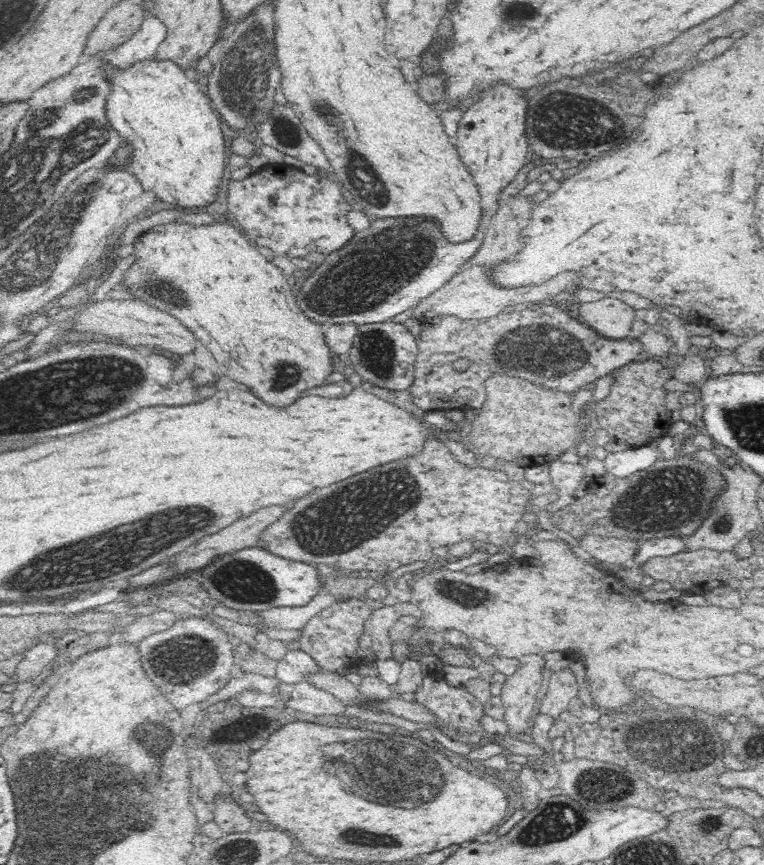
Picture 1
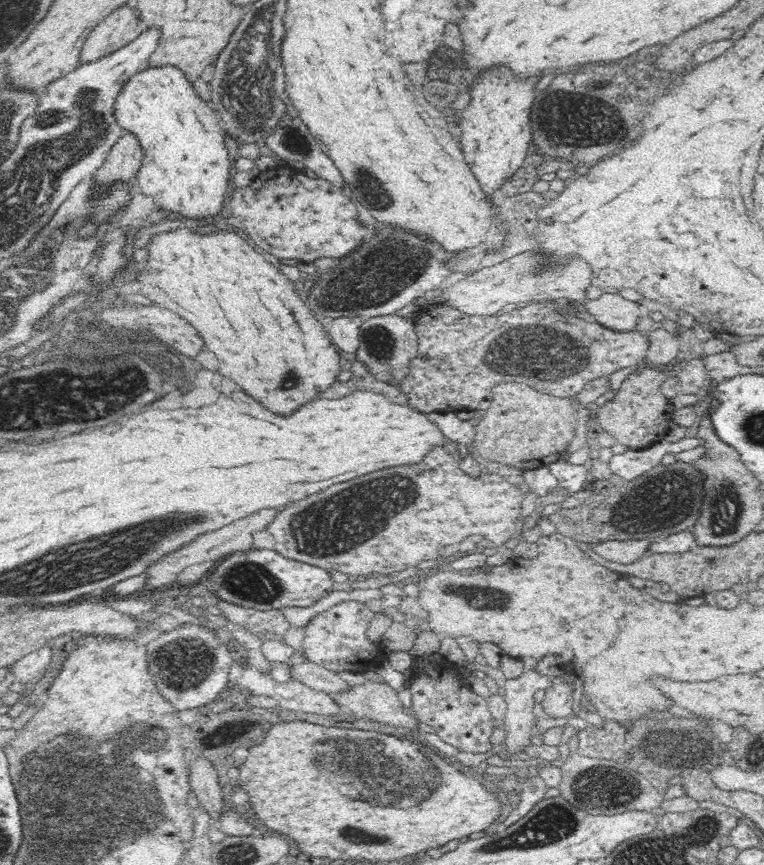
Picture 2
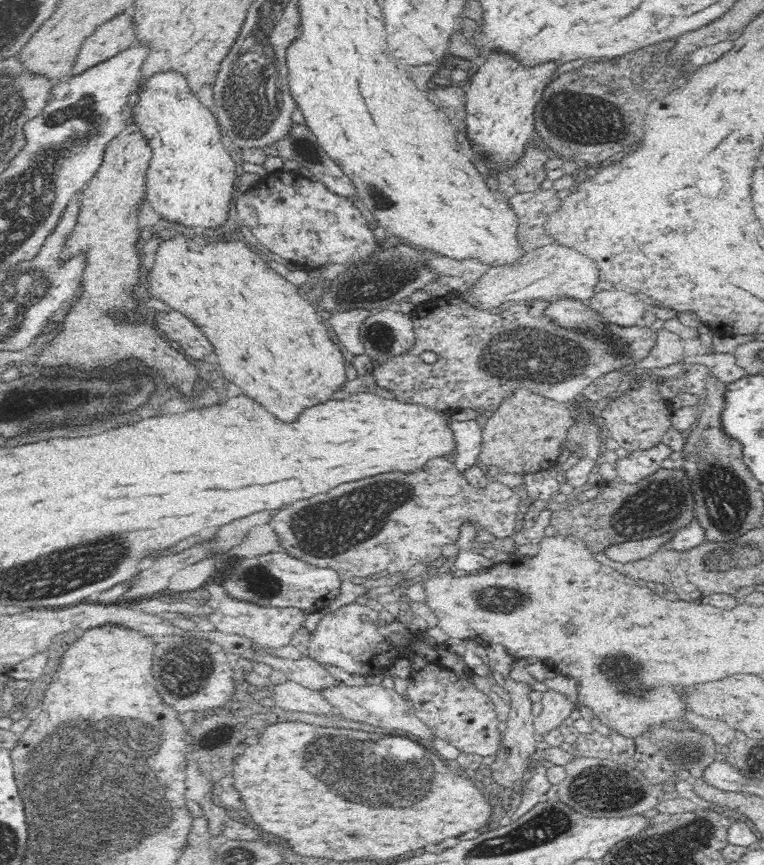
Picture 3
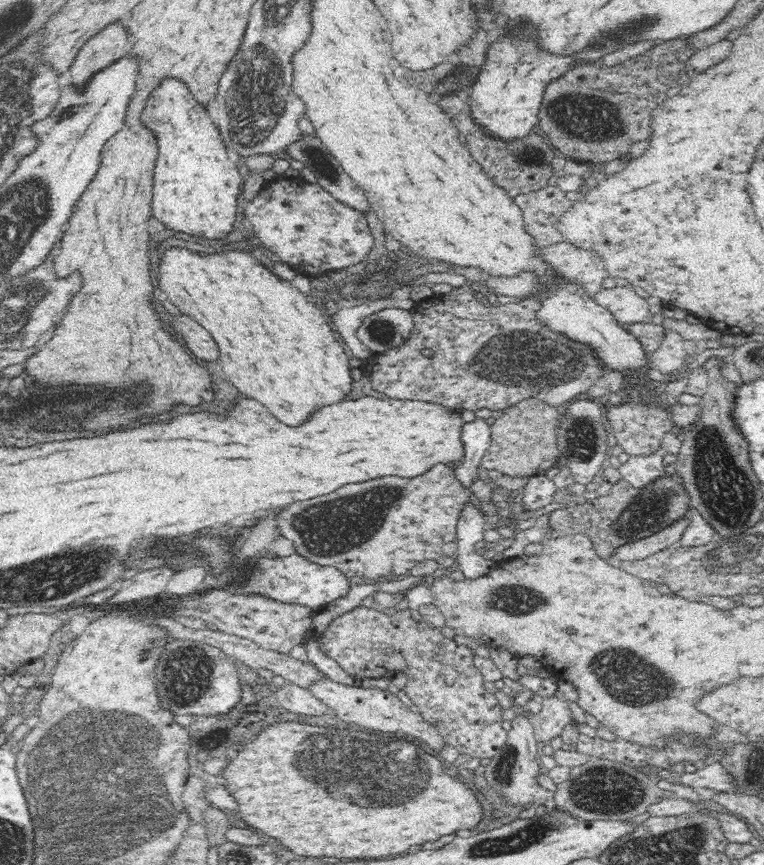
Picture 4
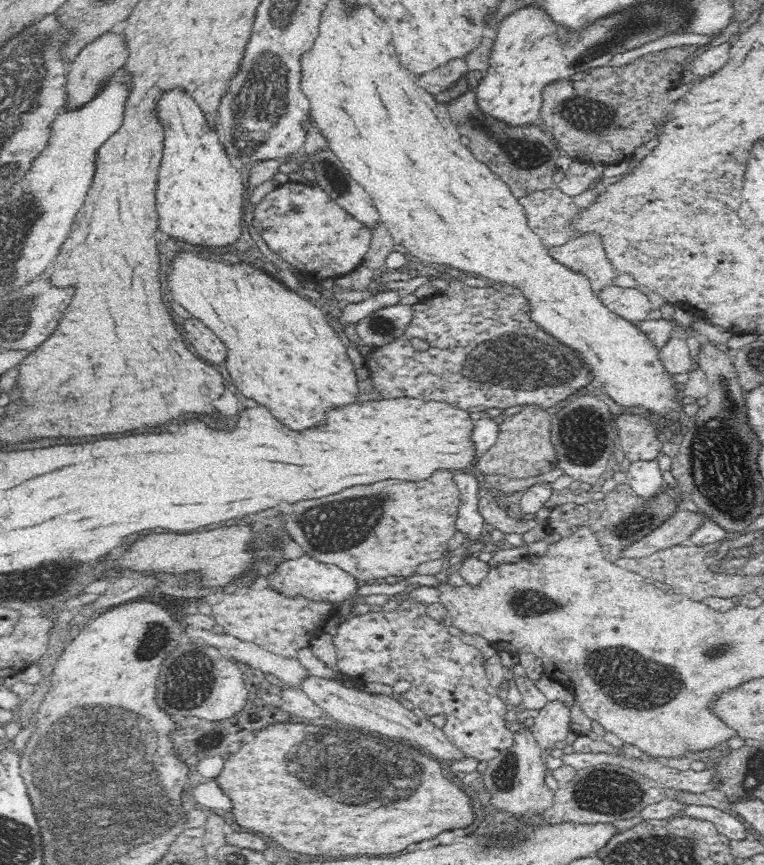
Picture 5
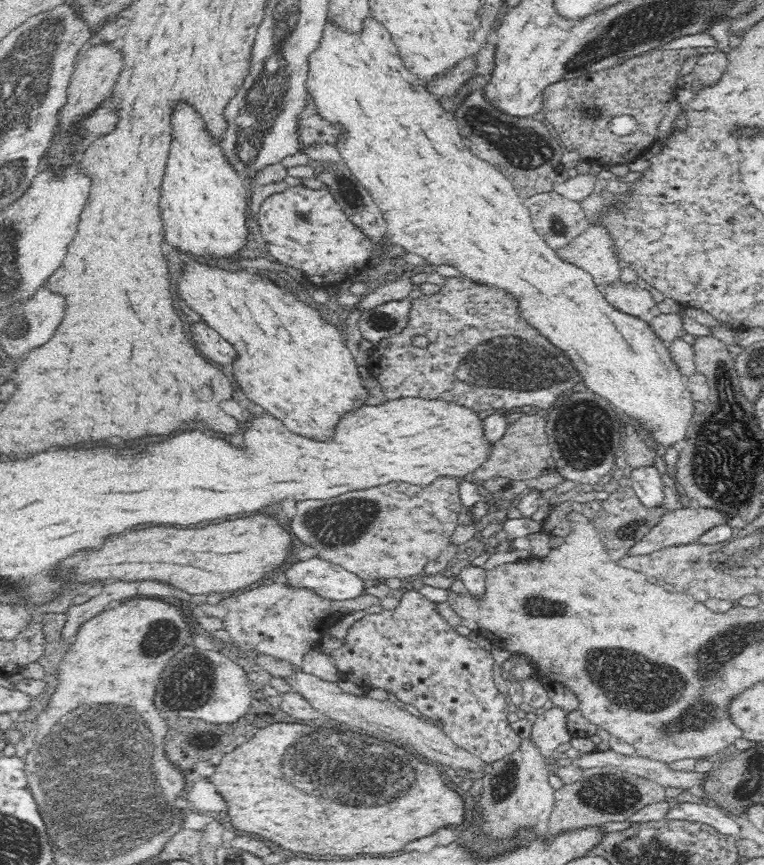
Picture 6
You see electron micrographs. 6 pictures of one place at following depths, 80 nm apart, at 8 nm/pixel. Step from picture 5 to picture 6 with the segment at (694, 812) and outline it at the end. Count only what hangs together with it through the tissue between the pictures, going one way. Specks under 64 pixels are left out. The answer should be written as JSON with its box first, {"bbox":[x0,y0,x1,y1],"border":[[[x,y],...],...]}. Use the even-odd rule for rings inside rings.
{"bbox":[666,802,741,838],"border":[[[682,802],[671,807],[666,817],[670,820],[690,820],[709,824],[722,835],[741,838],[740,826],[720,807]]]}

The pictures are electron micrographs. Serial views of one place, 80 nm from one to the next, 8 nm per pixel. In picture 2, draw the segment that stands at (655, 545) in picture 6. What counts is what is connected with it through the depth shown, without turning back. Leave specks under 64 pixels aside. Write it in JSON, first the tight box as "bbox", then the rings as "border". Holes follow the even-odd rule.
{"bbox":[590,539,650,565],"border":[[[630,539],[626,540],[604,540],[600,542],[590,542],[592,552],[598,554],[602,558],[610,562],[627,565],[633,563],[638,558],[642,558],[647,554],[650,539]]]}

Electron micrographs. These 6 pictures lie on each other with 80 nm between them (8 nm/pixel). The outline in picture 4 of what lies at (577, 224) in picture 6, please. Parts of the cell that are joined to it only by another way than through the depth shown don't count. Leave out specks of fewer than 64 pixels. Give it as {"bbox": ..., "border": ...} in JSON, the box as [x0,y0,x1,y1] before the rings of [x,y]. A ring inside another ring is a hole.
{"bbox":[512,186,570,248],"border":[[[547,186],[541,190],[518,194],[512,200],[520,209],[524,217],[524,228],[528,234],[534,236],[540,248],[564,242],[560,232],[554,228],[554,222],[570,210],[570,199],[557,186]]]}

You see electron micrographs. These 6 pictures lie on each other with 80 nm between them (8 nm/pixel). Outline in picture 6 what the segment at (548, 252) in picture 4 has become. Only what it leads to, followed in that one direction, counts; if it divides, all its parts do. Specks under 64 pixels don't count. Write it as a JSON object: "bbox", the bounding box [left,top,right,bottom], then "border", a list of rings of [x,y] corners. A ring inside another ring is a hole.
{"bbox":[556,224,622,288],"border":[[[590,224],[568,246],[556,252],[562,260],[576,264],[592,275],[598,288],[607,287],[620,276],[622,265],[616,259],[610,233],[602,225]]]}

